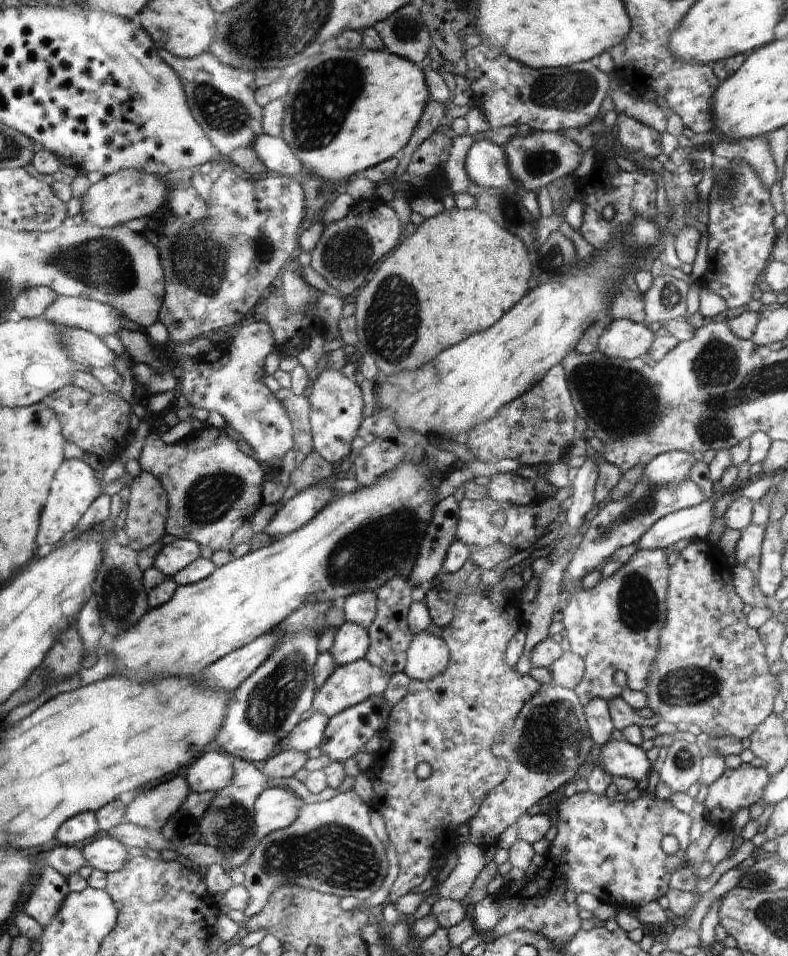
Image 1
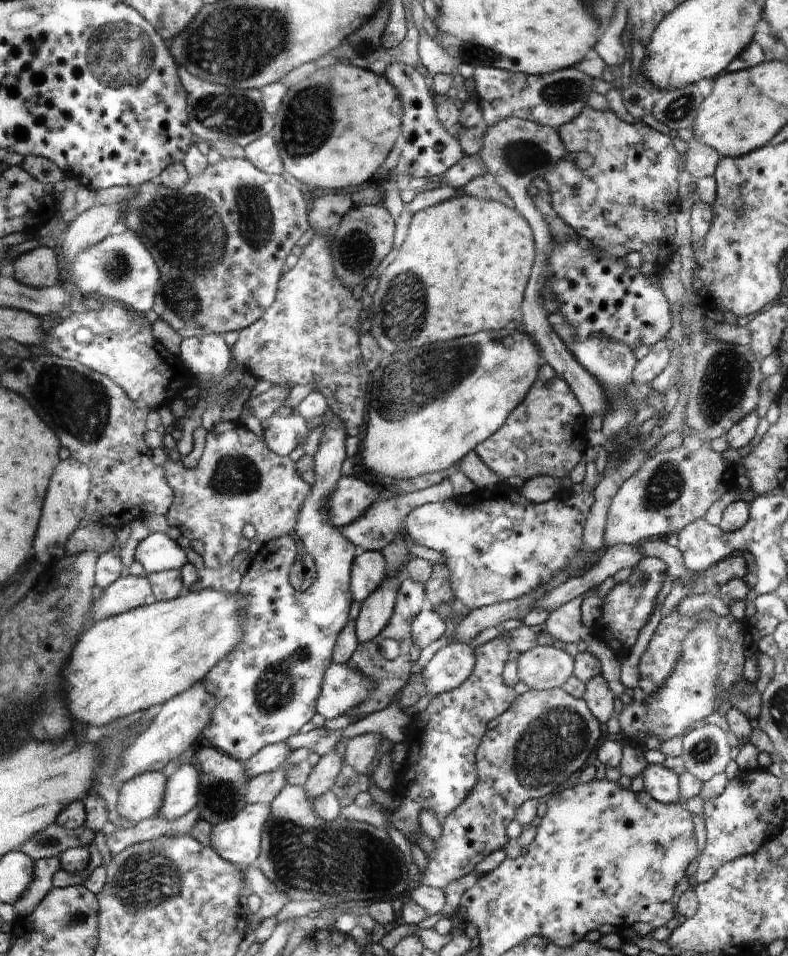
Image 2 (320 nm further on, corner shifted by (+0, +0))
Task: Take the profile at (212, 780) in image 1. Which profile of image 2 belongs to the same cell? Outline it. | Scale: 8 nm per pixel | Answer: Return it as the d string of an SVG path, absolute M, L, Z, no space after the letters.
M191 763L180 766L169 778L168 792L160 816L164 816L166 820L177 820L186 812L190 812L199 800L198 786L200 786L198 768Z

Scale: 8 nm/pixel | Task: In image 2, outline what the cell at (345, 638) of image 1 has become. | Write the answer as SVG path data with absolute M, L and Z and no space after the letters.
M388 577L362 602L360 614L355 620L359 642L374 640L388 625L394 613L399 584L400 579Z

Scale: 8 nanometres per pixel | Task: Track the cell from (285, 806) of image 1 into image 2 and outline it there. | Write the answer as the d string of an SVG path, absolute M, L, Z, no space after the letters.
M248 804L231 820L212 828L210 846L222 859L234 865L256 865L262 840L262 831L269 820L270 806Z

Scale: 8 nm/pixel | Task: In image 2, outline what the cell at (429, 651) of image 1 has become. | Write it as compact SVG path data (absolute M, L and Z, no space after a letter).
M450 643L444 646L444 648L440 648L426 666L424 666L422 672L420 672L420 676L424 678L426 694L438 695L456 689L472 674L474 662L474 648L466 643Z

